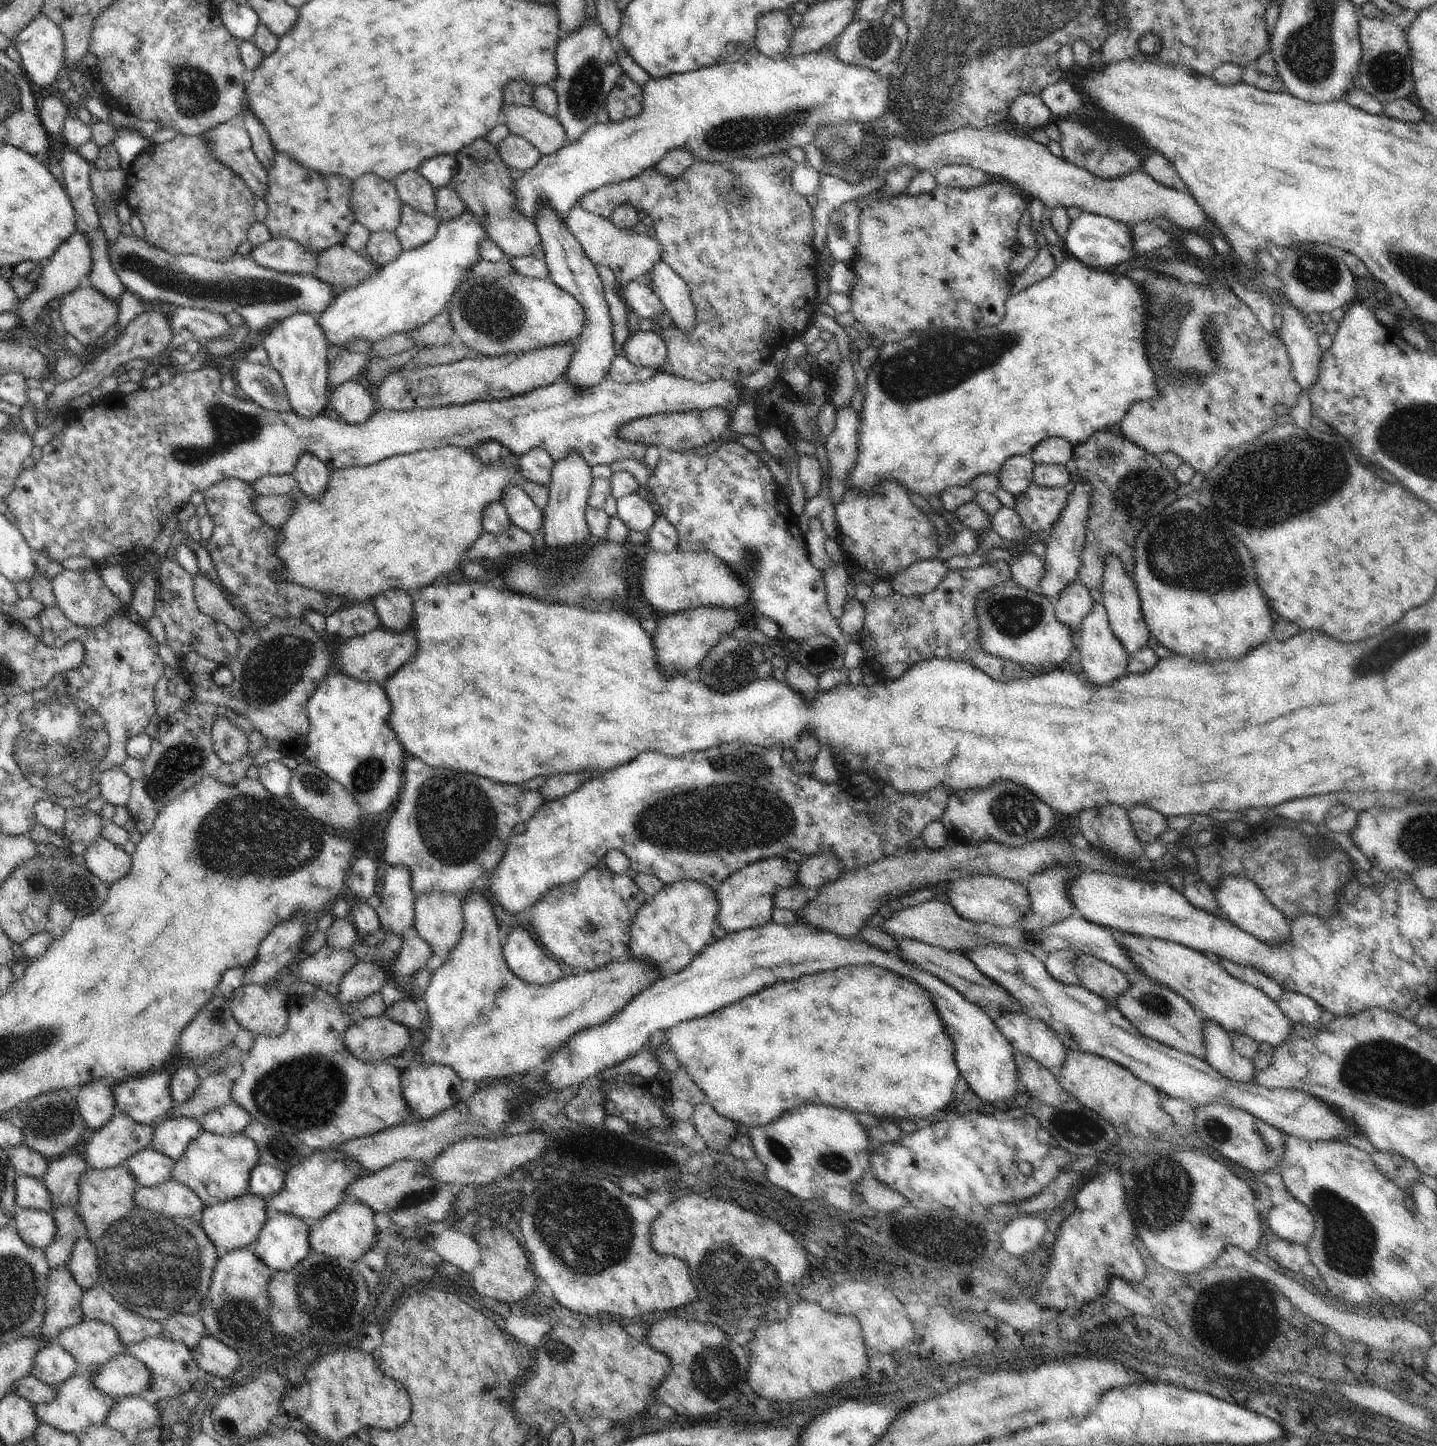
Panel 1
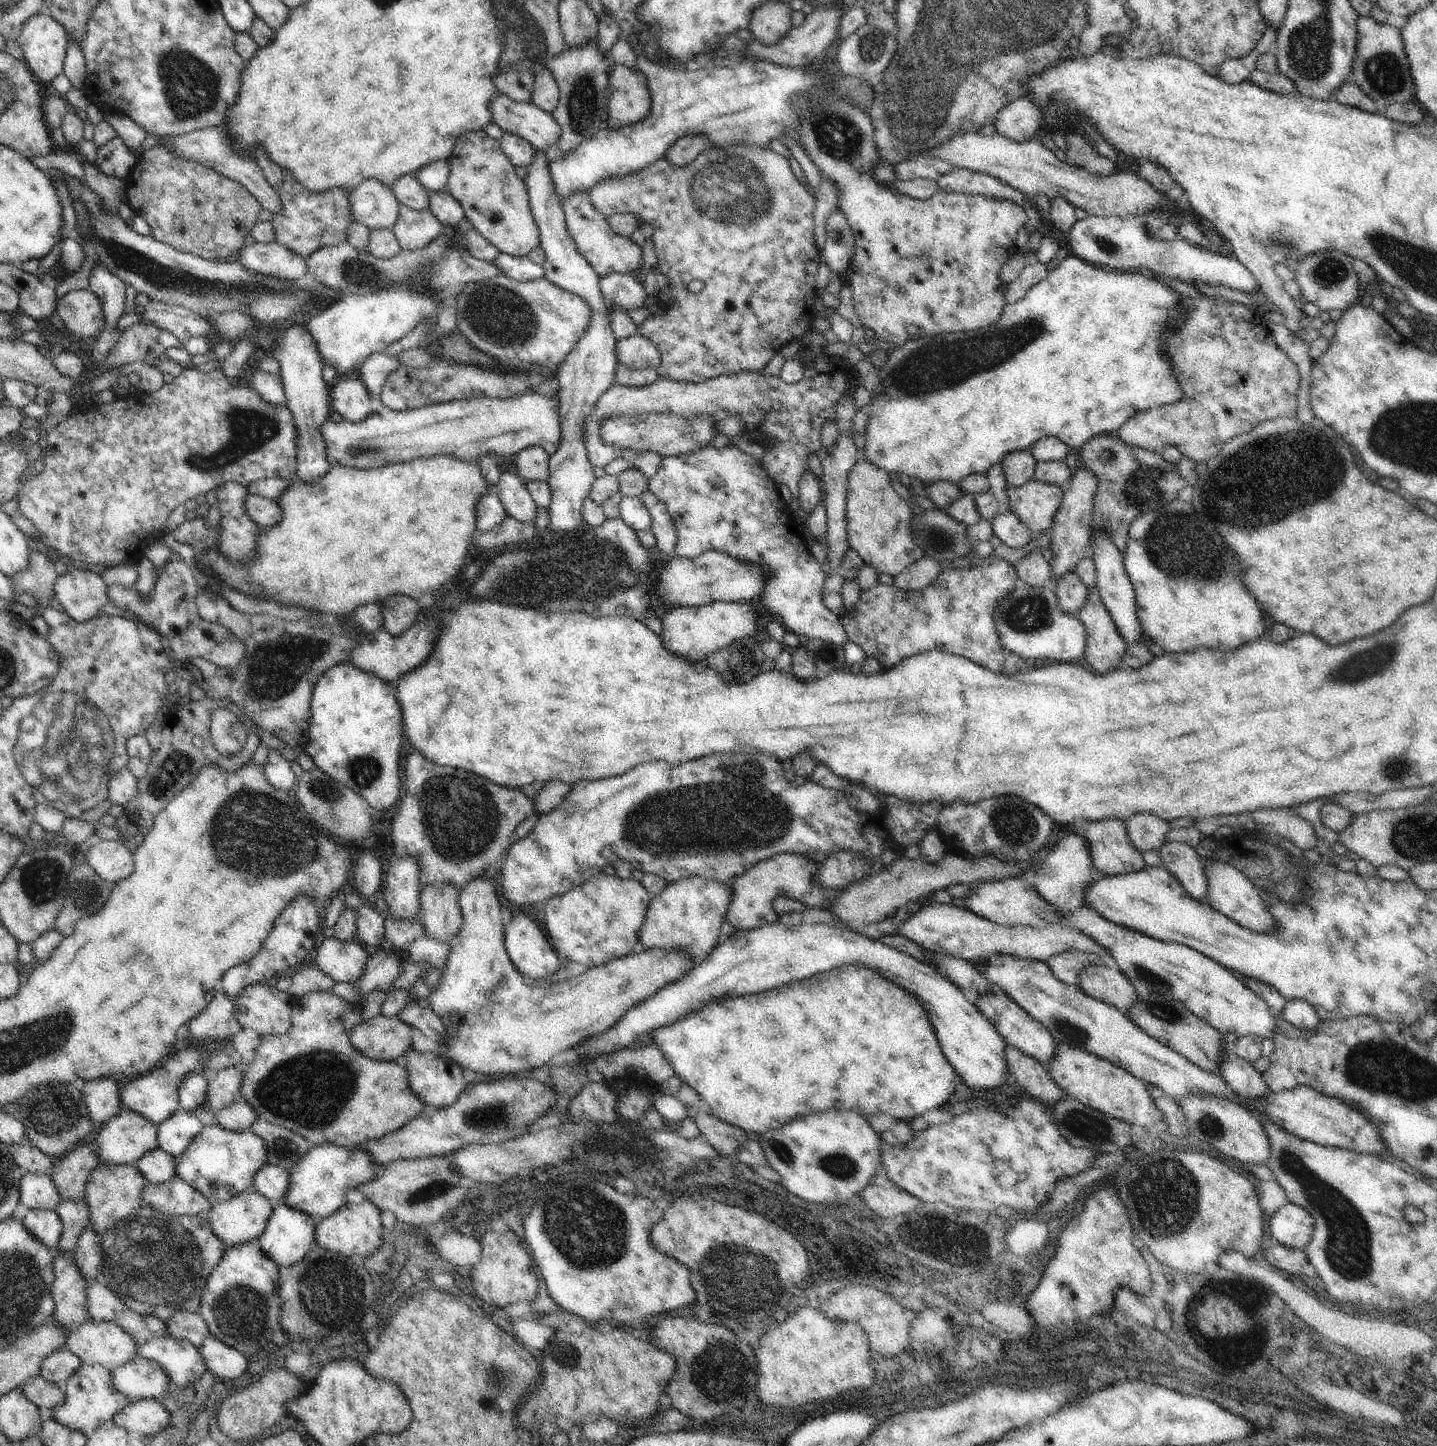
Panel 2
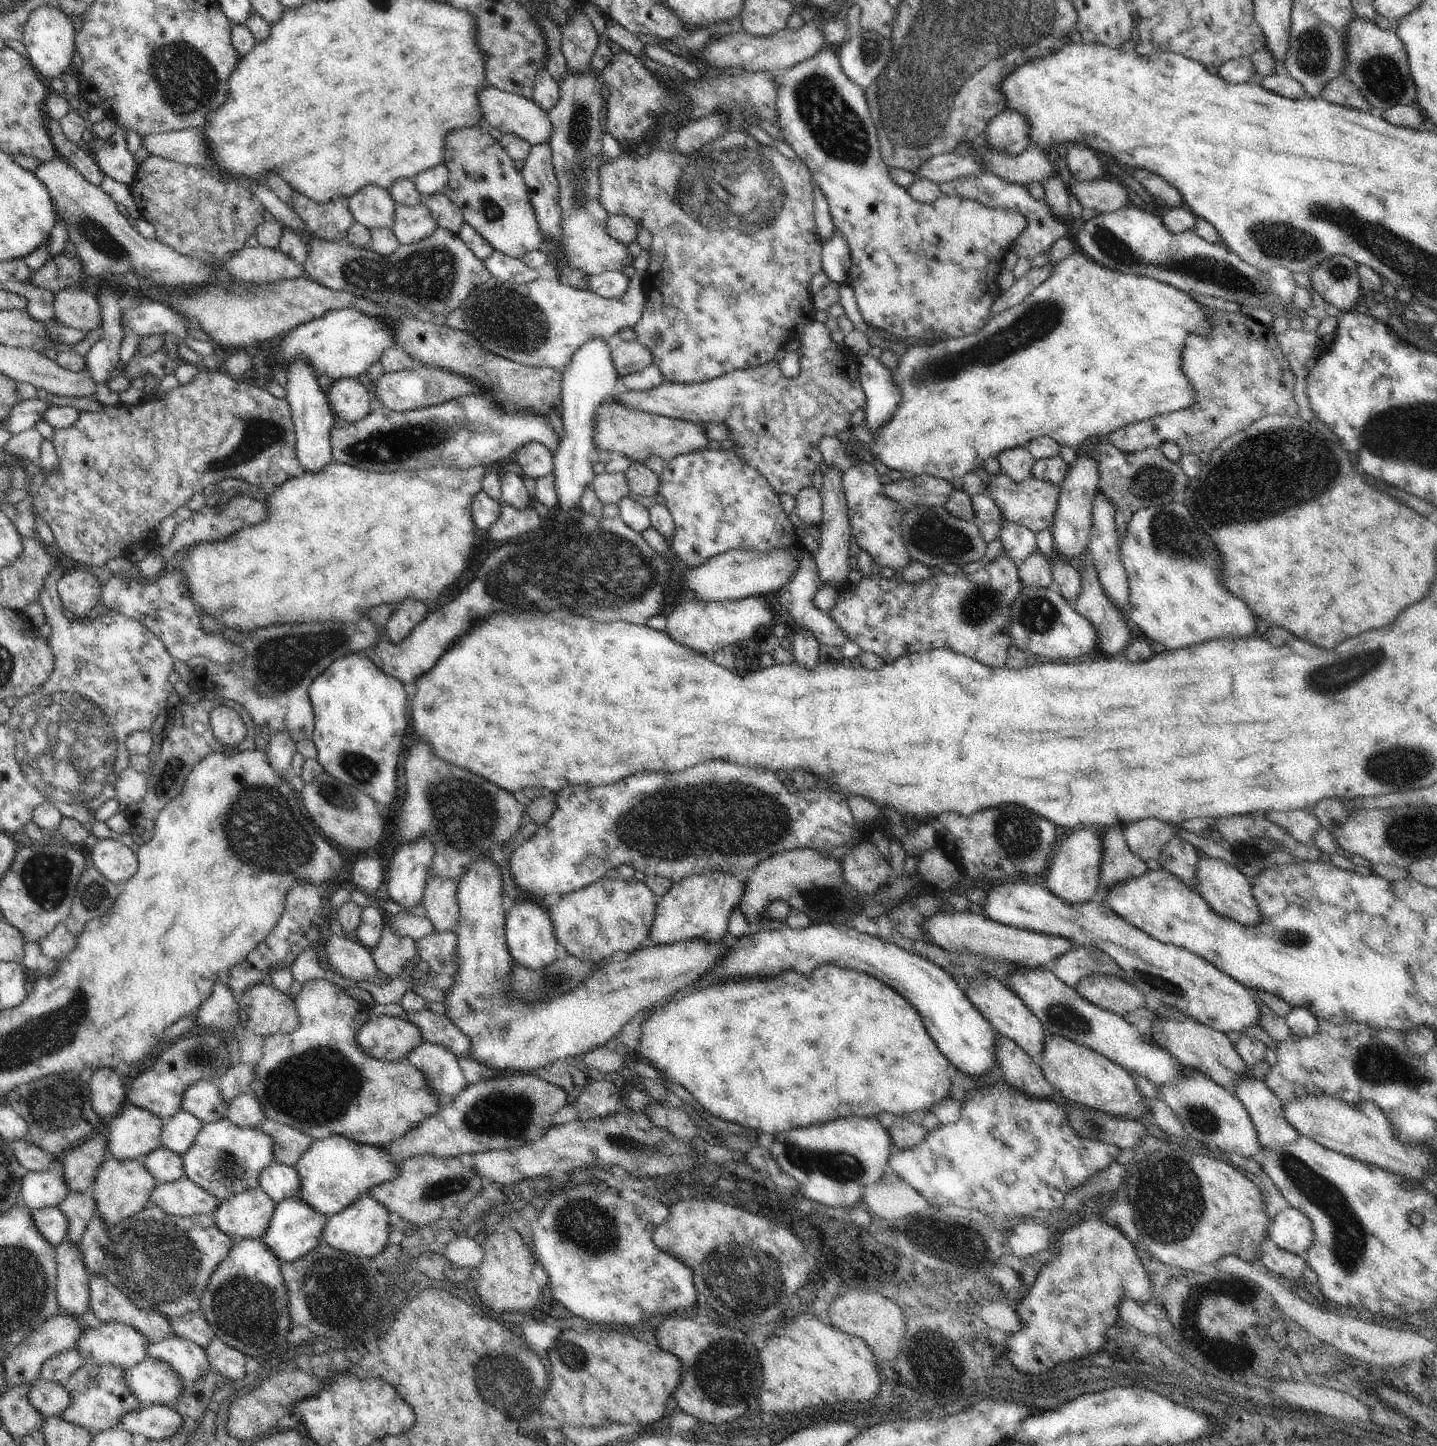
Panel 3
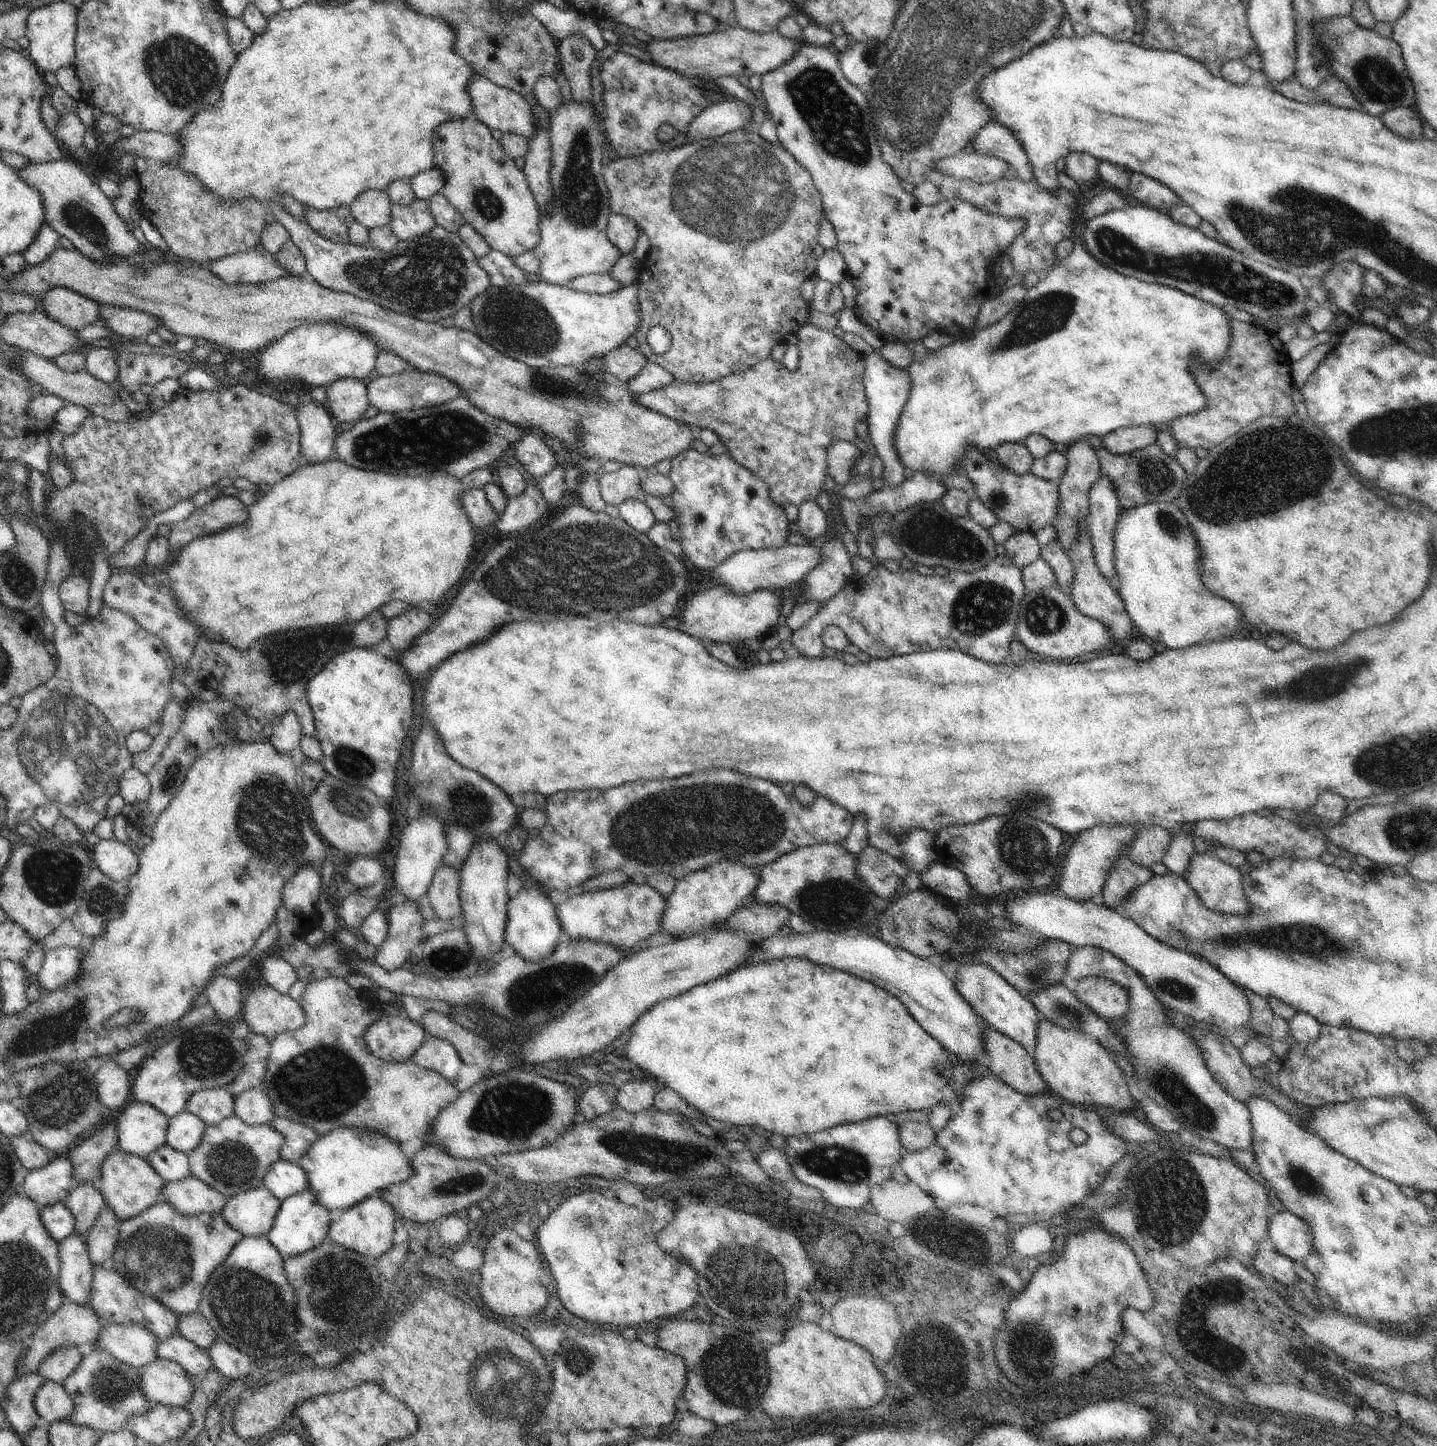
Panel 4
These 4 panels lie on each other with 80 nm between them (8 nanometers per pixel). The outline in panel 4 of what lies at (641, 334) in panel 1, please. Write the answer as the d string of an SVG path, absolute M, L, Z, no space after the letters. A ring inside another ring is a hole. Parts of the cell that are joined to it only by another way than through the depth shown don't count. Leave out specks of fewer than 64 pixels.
M626 344L609 352L603 358L603 368L625 386L638 376L646 363L648 359L640 350L634 350Z

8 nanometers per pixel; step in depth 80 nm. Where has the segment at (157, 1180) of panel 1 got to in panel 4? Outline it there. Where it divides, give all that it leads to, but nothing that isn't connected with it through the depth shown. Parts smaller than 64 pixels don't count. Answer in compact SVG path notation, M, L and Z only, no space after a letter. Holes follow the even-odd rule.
M168 1144L155 1150L149 1156L148 1162L162 1176L166 1184L181 1181L191 1174L188 1154L177 1151Z

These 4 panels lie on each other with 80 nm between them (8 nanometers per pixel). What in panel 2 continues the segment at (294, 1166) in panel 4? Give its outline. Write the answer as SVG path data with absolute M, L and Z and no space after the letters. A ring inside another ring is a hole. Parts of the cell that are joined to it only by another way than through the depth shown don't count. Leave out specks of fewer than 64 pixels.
M268 1162L256 1173L252 1188L275 1205L280 1204L289 1191L290 1175L287 1168Z

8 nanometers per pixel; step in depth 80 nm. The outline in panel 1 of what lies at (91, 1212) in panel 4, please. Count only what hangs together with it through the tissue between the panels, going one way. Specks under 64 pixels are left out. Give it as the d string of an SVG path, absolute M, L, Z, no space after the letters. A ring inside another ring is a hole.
M58 1208L52 1213L56 1224L56 1236L44 1250L49 1270L61 1269L70 1259L70 1252L78 1238L86 1235L86 1226L78 1216L78 1209Z

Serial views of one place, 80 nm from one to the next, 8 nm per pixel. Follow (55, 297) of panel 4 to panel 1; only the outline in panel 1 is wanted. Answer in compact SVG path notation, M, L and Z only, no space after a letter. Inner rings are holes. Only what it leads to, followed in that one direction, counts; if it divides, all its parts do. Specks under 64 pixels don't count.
M85 284L61 300L58 312L60 317L56 323L61 332L72 335L80 344L88 348L103 337L112 326L116 326L119 311L120 300L116 302L108 300L106 294L100 294L96 288Z

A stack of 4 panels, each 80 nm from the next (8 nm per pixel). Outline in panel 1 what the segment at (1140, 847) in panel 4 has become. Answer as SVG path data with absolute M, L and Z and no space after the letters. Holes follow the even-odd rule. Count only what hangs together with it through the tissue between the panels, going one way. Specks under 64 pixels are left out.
M1136 806L1130 812L1130 821L1138 840L1144 847L1157 842L1160 834L1164 834L1168 829L1166 818L1160 816L1160 812L1150 810L1146 806Z

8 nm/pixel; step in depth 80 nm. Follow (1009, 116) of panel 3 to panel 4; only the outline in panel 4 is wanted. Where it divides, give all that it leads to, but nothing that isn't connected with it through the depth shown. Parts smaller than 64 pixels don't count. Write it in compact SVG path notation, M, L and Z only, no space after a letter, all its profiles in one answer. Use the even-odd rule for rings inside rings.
M989 120L971 140L973 150L981 155L998 157L1008 161L1023 181L1036 181L1026 153L1010 130L994 120Z

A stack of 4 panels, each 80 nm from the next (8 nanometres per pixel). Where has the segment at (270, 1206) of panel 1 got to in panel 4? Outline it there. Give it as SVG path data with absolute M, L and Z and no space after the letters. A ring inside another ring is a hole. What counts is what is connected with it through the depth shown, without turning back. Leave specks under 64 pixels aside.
M342 1127L324 1136L319 1136L297 1162L307 1172L308 1189L316 1195L318 1202L329 1211L338 1210L338 1208L346 1210L365 1198L378 1195L380 1191L385 1191L393 1184L403 1183L413 1175L411 1159L404 1155L400 1149L400 1143L389 1139L389 1136L380 1131L365 1131L360 1127Z

